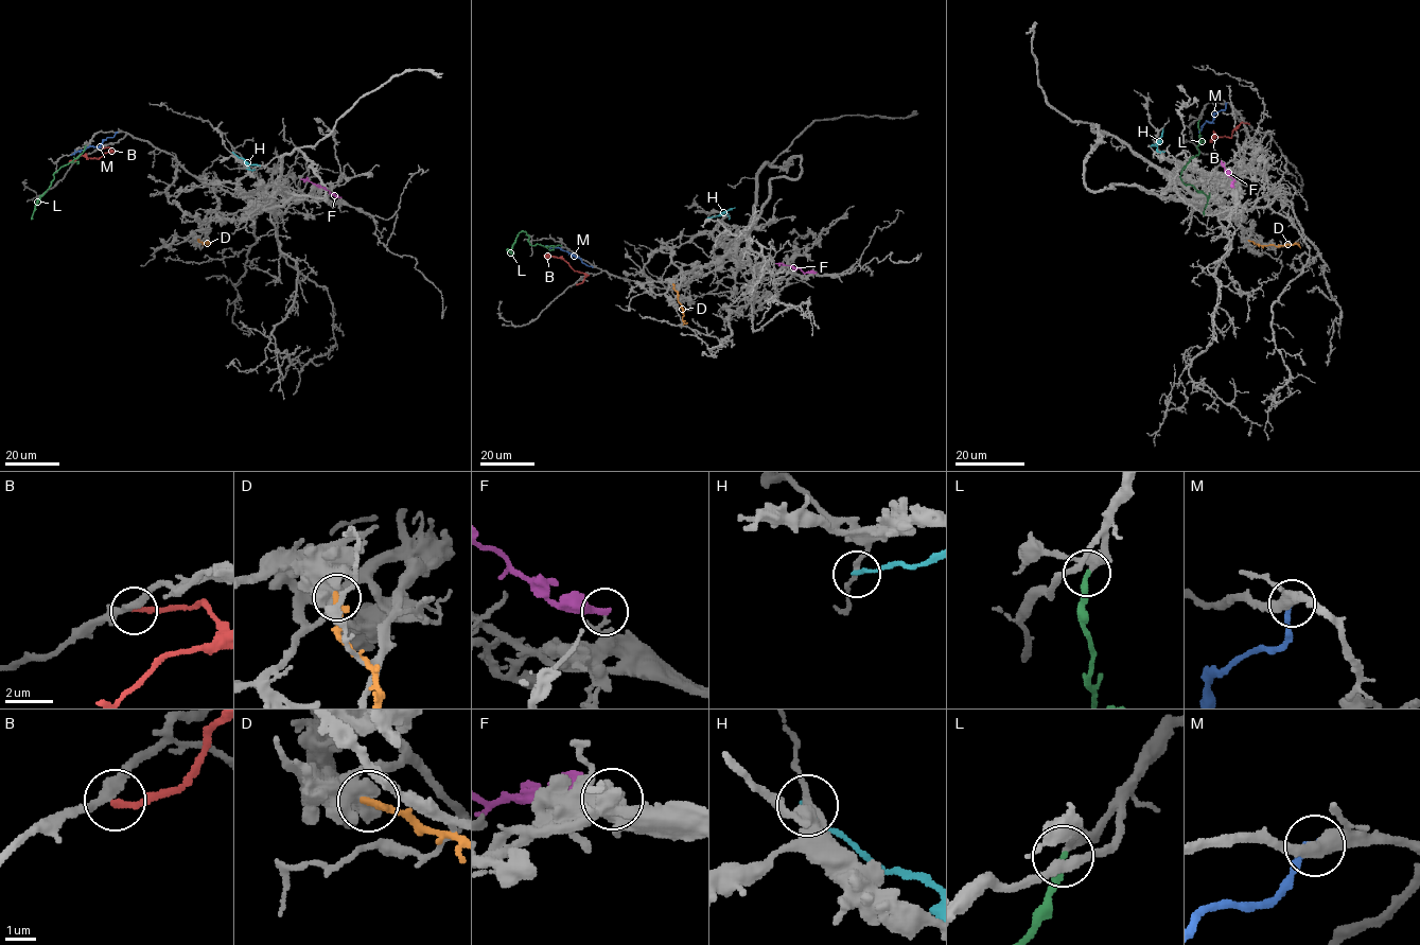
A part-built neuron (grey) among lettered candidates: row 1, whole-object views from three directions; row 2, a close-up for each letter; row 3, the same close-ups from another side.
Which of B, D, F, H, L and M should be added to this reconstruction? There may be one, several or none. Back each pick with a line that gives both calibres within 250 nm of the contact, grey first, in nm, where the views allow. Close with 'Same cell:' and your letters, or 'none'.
L: calibres 280 and 240 nm
Same cell: L

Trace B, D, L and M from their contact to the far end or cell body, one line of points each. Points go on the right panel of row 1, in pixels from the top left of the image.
B: (1248, 123), (1242, 122), (1230, 137), (1216, 136), (1214, 133), (1210, 142)
D: (1248, 240), (1260, 245), (1297, 245)
L: (1198, 120), (1198, 154), (1181, 170), (1180, 179), (1206, 196), (1204, 214)
M: (1226, 104), (1224, 109), (1219, 111), (1211, 122), (1206, 122), (1198, 133)

